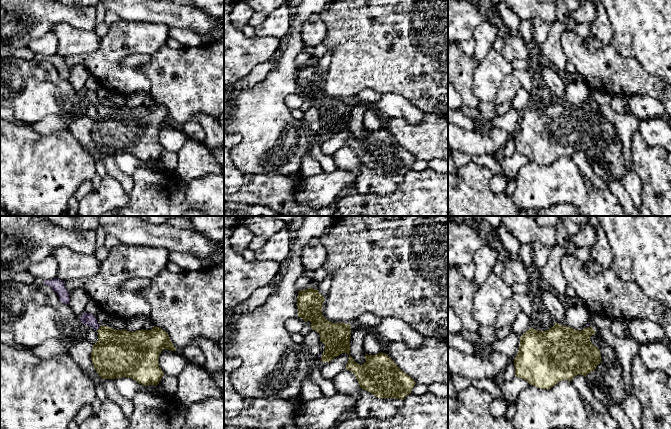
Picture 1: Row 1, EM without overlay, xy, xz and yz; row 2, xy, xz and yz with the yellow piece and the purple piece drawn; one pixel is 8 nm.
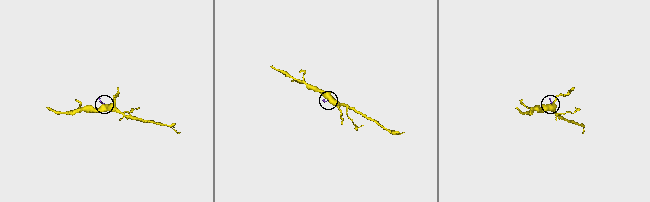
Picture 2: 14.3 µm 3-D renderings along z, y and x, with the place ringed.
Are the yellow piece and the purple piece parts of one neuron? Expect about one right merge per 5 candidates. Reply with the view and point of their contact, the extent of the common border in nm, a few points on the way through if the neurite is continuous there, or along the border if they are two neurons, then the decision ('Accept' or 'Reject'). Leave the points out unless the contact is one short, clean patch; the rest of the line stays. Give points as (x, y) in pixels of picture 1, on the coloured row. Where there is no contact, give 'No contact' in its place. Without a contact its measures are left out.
Touches yellow at xy (99, 328). Shared border 40 nm. Path across: xy (117, 353), (107, 336), (99, 328), (89, 319). Accept

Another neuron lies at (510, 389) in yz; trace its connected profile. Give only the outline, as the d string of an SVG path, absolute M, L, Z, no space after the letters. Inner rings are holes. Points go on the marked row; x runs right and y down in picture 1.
M516 376L511 381L500 379L499 384L506 403L515 401L519 393L530 385L526 380Z

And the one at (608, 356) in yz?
M596 333L590 337L590 340L592 344L599 349L602 364L604 366L608 364L615 365L616 354L614 349L604 342Z

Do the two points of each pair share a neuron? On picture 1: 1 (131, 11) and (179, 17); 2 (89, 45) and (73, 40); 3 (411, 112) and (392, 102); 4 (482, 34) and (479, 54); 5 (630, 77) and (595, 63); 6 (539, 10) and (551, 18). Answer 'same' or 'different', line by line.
1: same
2: same
3: same
4: same
5: same
6: same

